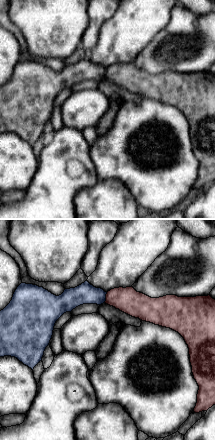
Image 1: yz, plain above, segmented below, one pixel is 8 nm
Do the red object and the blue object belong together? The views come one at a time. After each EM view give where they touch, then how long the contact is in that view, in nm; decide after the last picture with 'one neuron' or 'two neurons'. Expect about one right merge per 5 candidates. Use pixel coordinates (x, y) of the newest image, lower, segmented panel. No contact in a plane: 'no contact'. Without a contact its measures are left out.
meets red at (106, 297); contact 90 nm long

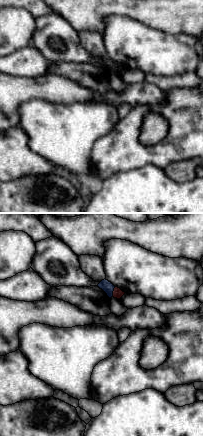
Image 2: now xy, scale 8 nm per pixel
meets red at (113, 292); contact 90 nm long

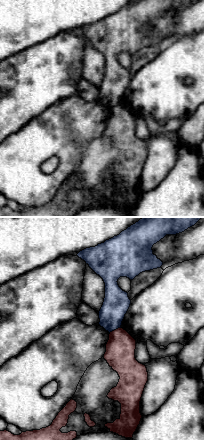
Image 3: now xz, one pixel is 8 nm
meets red at (114, 330); contact 100 nm long

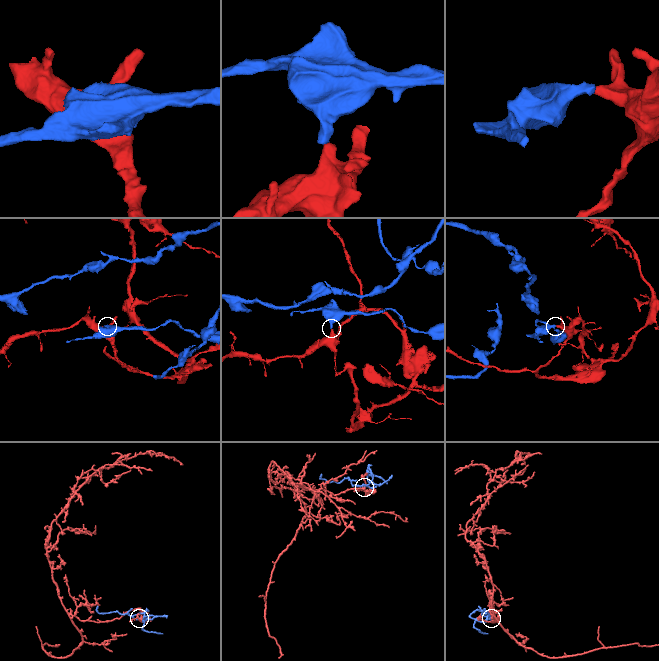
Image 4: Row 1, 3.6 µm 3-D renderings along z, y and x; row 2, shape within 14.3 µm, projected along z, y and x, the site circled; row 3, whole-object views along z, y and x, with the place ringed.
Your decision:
two neurons

